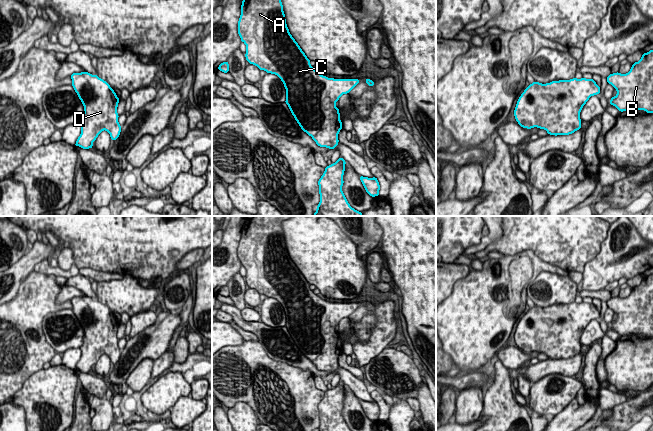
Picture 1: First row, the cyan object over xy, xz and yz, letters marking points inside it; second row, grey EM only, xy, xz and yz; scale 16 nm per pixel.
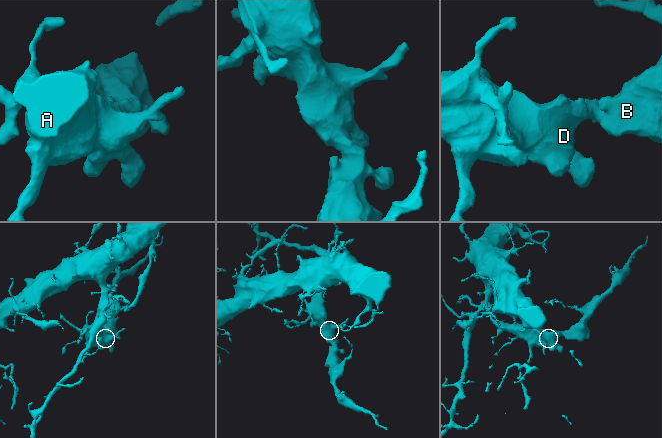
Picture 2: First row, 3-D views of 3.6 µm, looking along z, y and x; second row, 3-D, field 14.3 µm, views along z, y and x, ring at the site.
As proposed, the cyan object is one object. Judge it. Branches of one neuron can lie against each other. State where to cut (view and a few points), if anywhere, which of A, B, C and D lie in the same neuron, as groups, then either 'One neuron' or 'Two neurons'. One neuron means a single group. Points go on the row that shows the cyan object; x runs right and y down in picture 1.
No split. Groups: A B C D. One neuron

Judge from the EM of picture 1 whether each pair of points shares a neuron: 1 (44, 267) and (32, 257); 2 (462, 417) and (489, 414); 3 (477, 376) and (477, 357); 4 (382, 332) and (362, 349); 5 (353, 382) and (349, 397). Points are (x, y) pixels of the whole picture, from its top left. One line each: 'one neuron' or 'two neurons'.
1: two neurons
2: two neurons
3: two neurons
4: one neuron
5: two neurons

